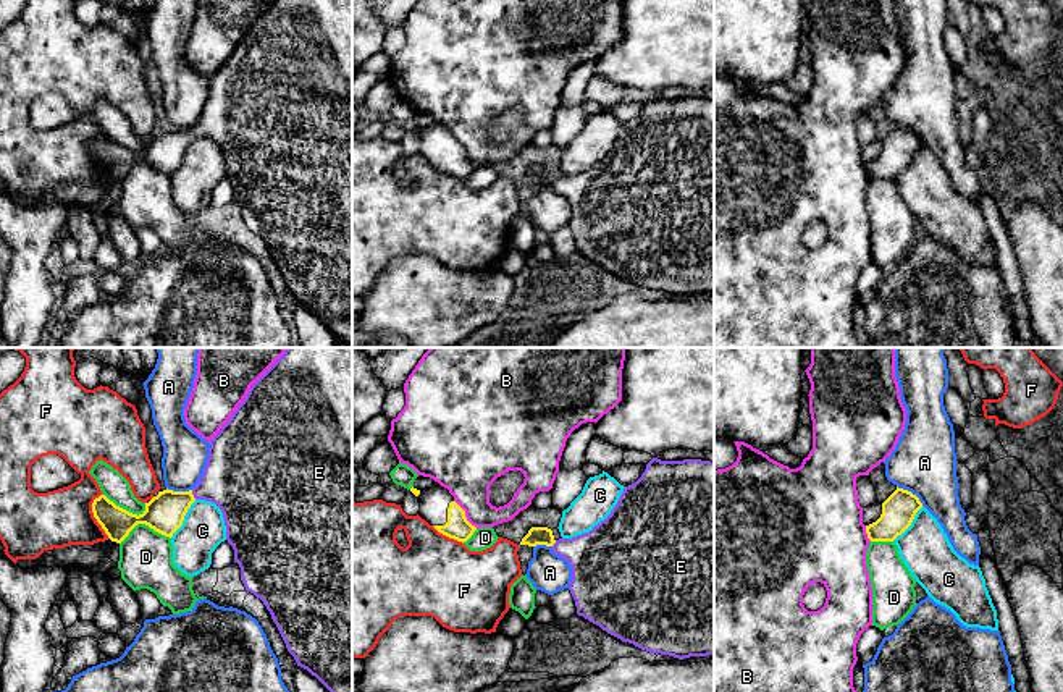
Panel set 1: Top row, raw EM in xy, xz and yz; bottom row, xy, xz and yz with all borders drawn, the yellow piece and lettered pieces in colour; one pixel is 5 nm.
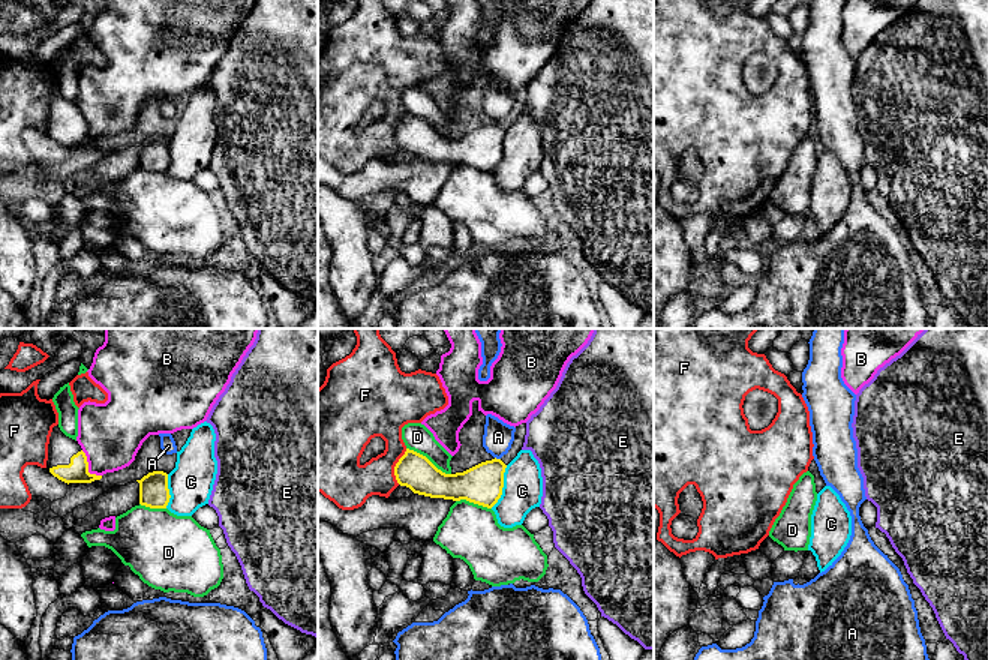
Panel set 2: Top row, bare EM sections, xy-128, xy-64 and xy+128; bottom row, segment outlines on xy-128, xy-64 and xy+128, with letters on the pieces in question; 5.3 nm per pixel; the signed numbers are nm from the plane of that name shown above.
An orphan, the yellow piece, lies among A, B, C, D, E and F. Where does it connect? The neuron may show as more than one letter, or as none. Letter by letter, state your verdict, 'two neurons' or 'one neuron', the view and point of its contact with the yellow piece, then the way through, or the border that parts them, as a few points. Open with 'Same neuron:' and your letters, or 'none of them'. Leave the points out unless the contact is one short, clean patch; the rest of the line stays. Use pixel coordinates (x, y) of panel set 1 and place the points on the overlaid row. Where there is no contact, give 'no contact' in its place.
Same neuron: E
A: two neurons; meets yellow in yz at (910, 492); border along yz (897, 485), (910, 490), (923, 505)
B: two neurons; meets yellow in xz at (464, 514)
C: two neurons; meets yellow in xy at (183, 519); border along xy (196, 500), (188, 510), (183, 524), (170, 537)
D: two neurons; meets yellow in xy at (144, 523)
E: one neuron; meets yellow in xy at (193, 495); runs through xy (165, 513), (193, 495), (228, 479), (239, 477)
F: two neurons; meets yellow in xy at (94, 516)

